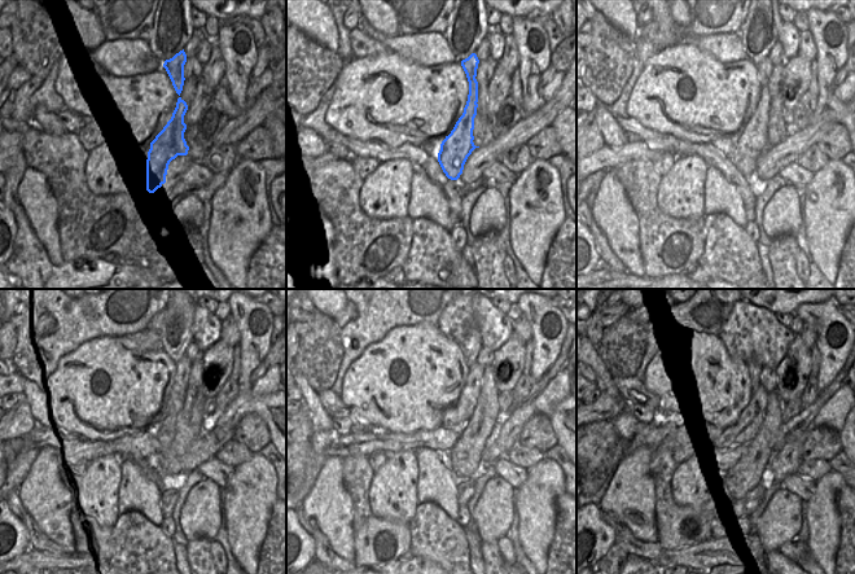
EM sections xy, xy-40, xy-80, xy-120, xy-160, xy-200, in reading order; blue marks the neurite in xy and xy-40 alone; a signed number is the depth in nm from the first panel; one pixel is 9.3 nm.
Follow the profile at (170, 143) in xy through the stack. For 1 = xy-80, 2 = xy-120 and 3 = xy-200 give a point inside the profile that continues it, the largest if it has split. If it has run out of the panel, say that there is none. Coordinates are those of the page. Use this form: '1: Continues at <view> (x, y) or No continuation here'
1: Continues at xy-80 (752, 141)
2: Continues at xy-120 (166, 430)
3: Continues at xy-200 (764, 378)

